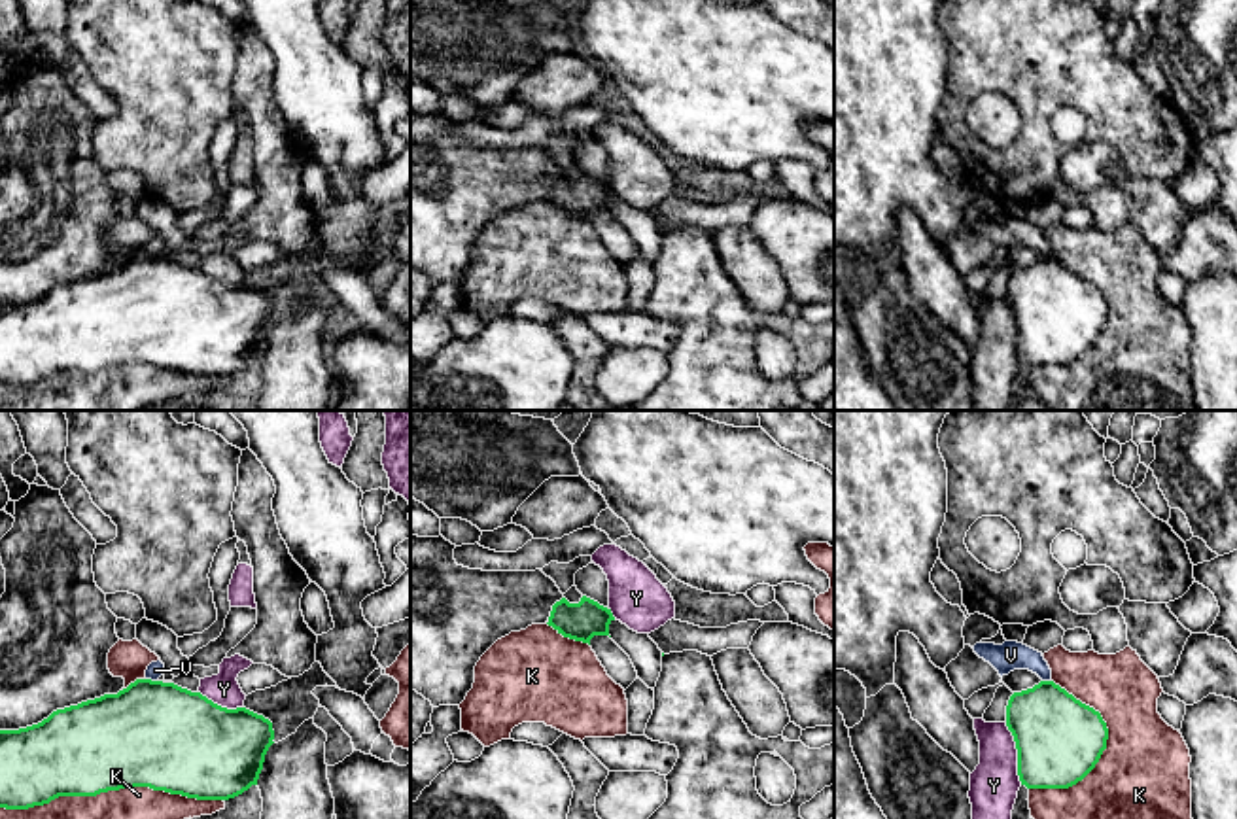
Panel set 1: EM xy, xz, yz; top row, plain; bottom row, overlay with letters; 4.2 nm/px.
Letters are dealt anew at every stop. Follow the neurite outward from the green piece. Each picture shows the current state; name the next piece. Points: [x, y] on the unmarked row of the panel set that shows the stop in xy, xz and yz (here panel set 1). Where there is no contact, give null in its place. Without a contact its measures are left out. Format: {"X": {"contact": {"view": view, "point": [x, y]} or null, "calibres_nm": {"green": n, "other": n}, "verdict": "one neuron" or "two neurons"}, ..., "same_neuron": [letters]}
{"K": {"contact": {"view": "xy", "point": [110, 365]}, "calibres_nm": {"green": 420, "other": 340}, "verdict": "two neurons"}, "V": {"contact": {"view": "xy", "point": [150, 256]}, "calibres_nm": {"green": 460, "other": 70}, "verdict": "two neurons"}, "Y": {"contact": {"view": "yz", "point": [1018, 330]}, "calibres_nm": {"green": 360, "other": 200}, "verdict": "two neurons"}, "same_neuron": []}

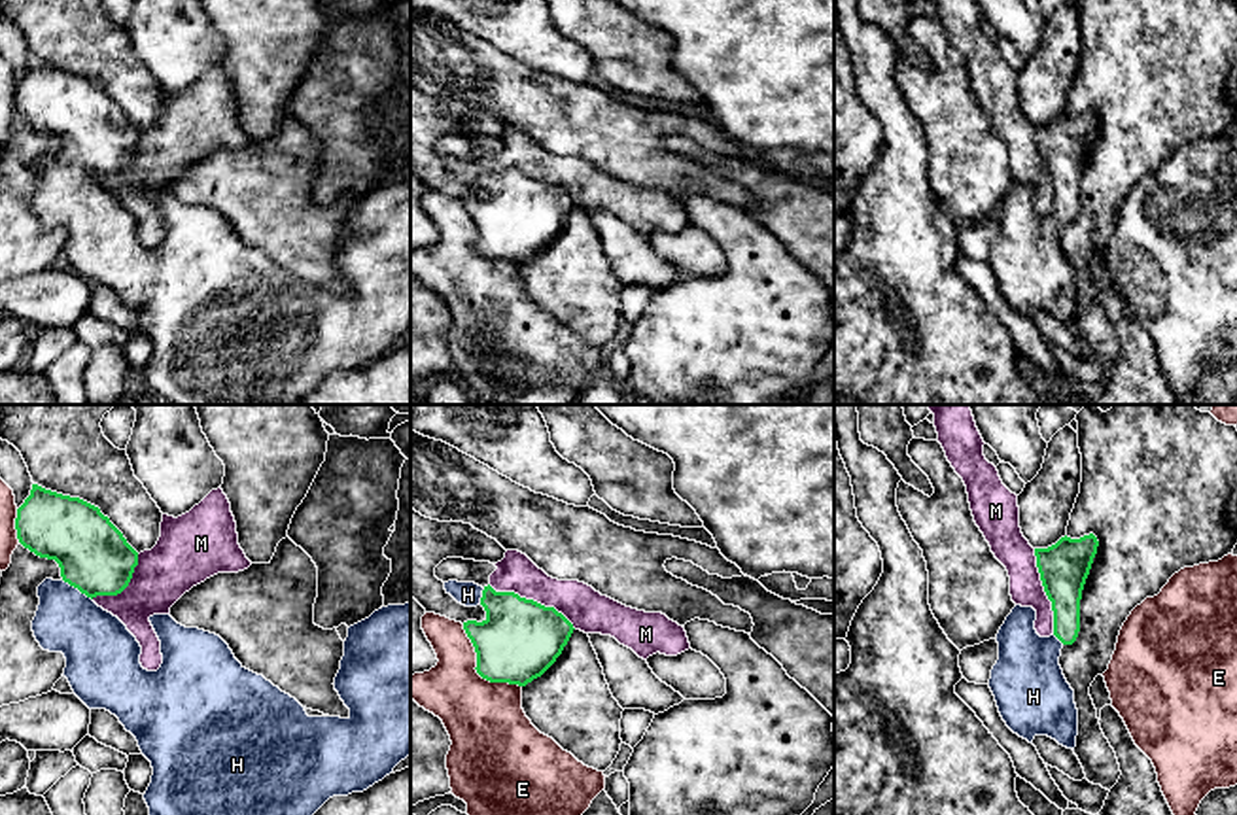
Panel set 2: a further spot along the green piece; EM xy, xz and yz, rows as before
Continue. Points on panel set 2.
{"E": {"contact": {"view": "xz", "point": [475, 244]}, "calibres_nm": {"green": 340, "other": 340}, "verdict": "two neurons"}, "H": {"contact": {"view": "xy", "point": [78, 165]}, "calibres_nm": {"green": 300, "other": 280}, "verdict": "one neuron"}, "M": {"contact": {"view": "xz", "point": [532, 176]}, "calibres_nm": {"green": 340, "other": 180}, "verdict": "two neurons"}, "same_neuron": ["H"]}

